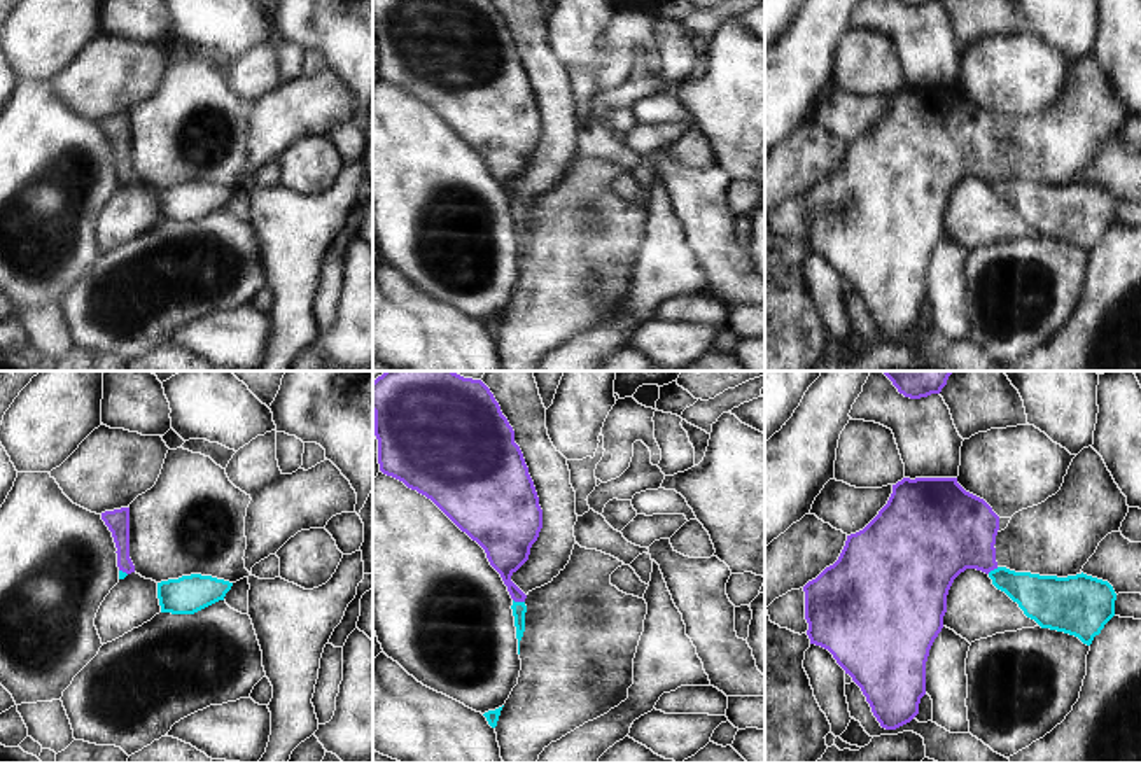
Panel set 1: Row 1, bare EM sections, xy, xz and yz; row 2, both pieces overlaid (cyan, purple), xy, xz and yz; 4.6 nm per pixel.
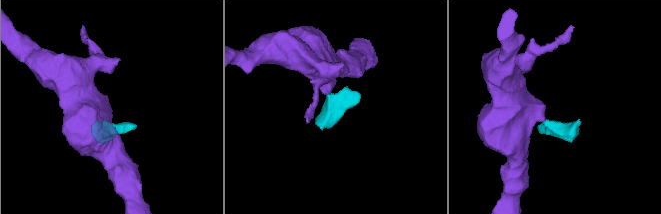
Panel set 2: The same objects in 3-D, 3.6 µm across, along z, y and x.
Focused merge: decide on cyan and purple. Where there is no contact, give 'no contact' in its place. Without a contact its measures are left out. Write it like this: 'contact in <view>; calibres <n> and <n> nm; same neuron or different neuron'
contact in xz; calibres 60 and 190 nm; same neuron

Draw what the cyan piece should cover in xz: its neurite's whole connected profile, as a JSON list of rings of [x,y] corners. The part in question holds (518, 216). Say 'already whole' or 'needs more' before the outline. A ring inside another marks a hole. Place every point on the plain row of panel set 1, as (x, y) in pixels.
needs more | [[[373,0],[373,21],[374,21],[374,44],[378,47],[378,72],[380,79],[387,84],[392,84],[402,89],[408,96],[416,98],[418,102],[430,107],[462,140],[466,140],[472,149],[476,149],[486,161],[490,173],[500,182],[508,200],[513,206],[513,224],[518,247],[518,262],[520,248],[525,240],[525,206],[527,203],[511,189],[511,184],[528,168],[530,156],[537,149],[542,136],[542,117],[539,114],[539,105],[534,94],[534,89],[528,82],[523,61],[514,51],[514,38],[509,33],[508,26],[502,23],[499,10],[492,0]]]

